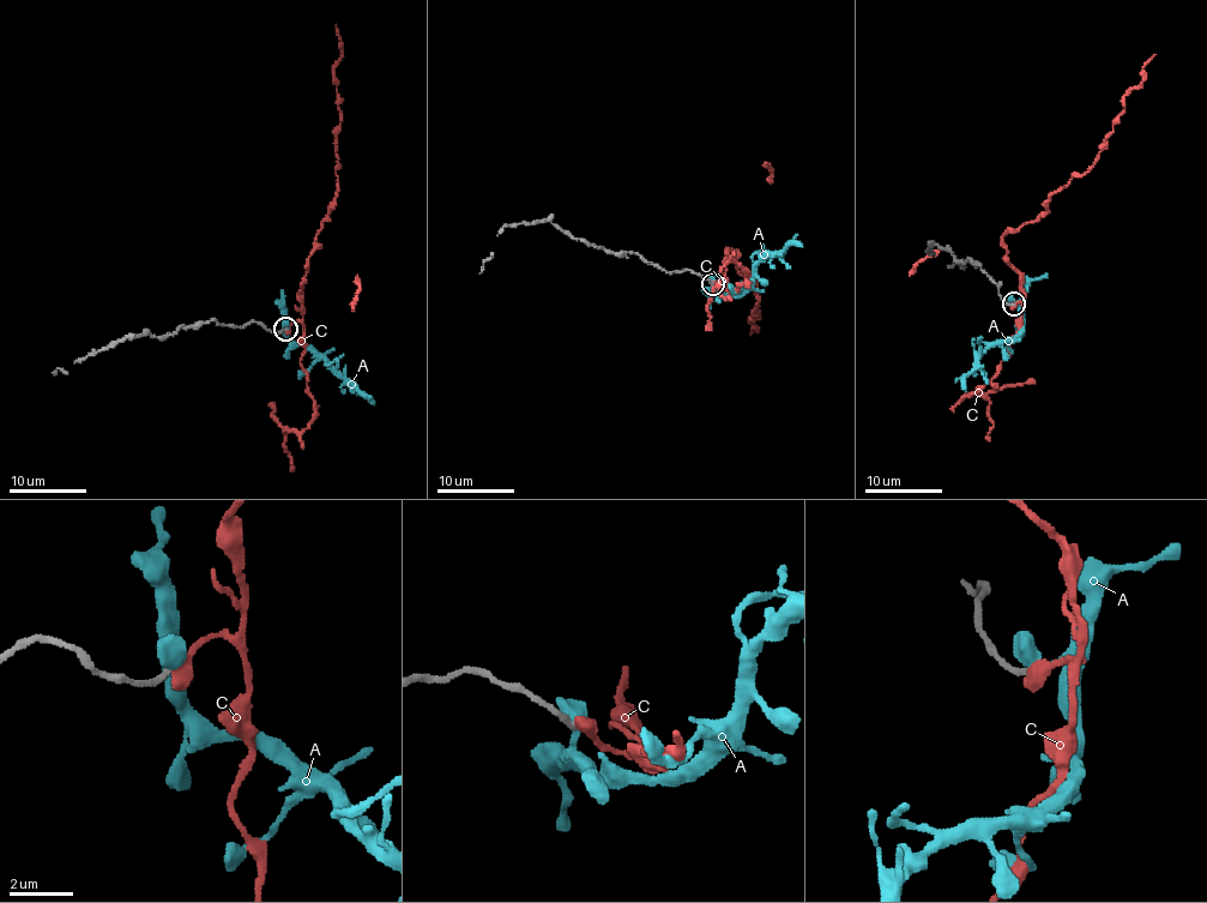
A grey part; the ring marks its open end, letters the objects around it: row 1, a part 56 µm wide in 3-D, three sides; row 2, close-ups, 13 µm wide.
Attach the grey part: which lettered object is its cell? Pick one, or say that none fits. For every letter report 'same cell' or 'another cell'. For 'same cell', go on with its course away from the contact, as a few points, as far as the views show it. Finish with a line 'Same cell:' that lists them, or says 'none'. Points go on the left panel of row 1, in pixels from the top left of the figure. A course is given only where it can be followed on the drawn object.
A: another cell
C: another cell
Same cell: none

